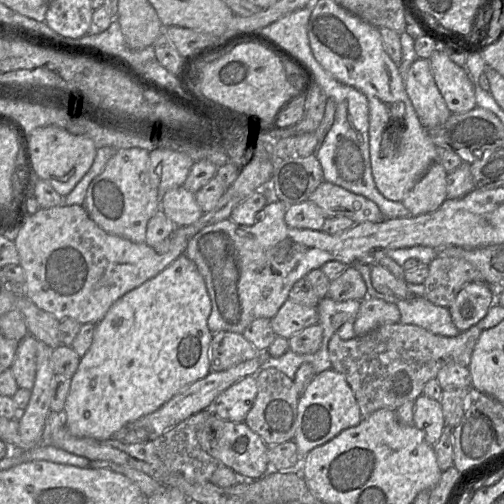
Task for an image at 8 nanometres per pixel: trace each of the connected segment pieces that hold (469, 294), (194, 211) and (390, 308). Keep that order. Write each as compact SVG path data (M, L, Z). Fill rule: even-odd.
M474 281L462 287L448 309L453 324L465 332L483 319L494 303L494 288L486 282Z
M183 186L168 190L162 198L160 209L176 227L191 225L204 214L196 201L195 193Z
M365 297L360 303L354 322L354 331L356 336L361 336L381 325L399 323L399 320L400 311L395 304L377 298Z

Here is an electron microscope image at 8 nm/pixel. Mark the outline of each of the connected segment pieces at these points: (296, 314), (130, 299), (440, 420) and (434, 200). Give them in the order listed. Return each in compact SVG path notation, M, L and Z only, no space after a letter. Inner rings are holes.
M288 298L270 322L276 336L289 339L304 328L318 323L318 311L316 307L304 306Z
M185 254L180 255L167 268L158 273L153 278L147 280L140 286L125 293L117 299L107 310L104 317L95 324L91 346L80 358L80 362L73 376L69 392L65 399L63 408L64 425L67 430L76 437L89 437L96 440L110 439L115 433L120 431L126 424L144 415L154 412L164 403L170 400L176 393L189 386L191 383L202 379L210 371L210 344L213 333L209 330L207 319L211 313L211 300L206 288L203 276L199 272L196 264Z
M424 394L418 396L414 404L413 425L421 430L425 440L434 446L445 427L441 404Z
M435 161L405 195L402 204L412 216L434 212L447 199L448 172Z

